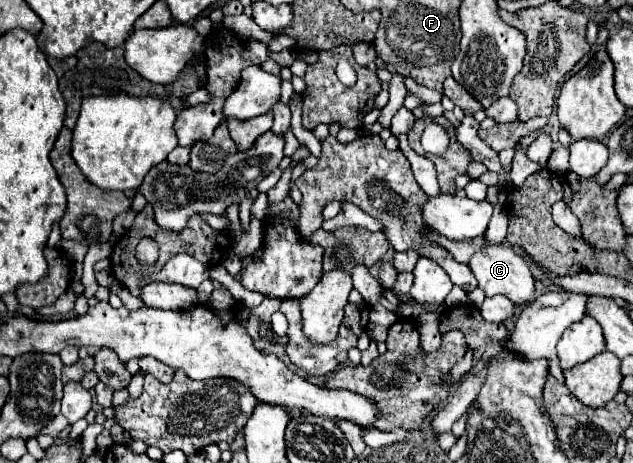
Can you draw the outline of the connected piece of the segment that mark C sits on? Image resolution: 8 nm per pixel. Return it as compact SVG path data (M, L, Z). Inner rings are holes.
M488 244L488 248L480 250L478 254L472 256L468 264L478 280L478 286L486 292L486 296L494 294L504 294L510 298L516 306L526 306L530 300L534 300L534 290L536 290L536 280L522 256L518 256L510 246L504 244Z

